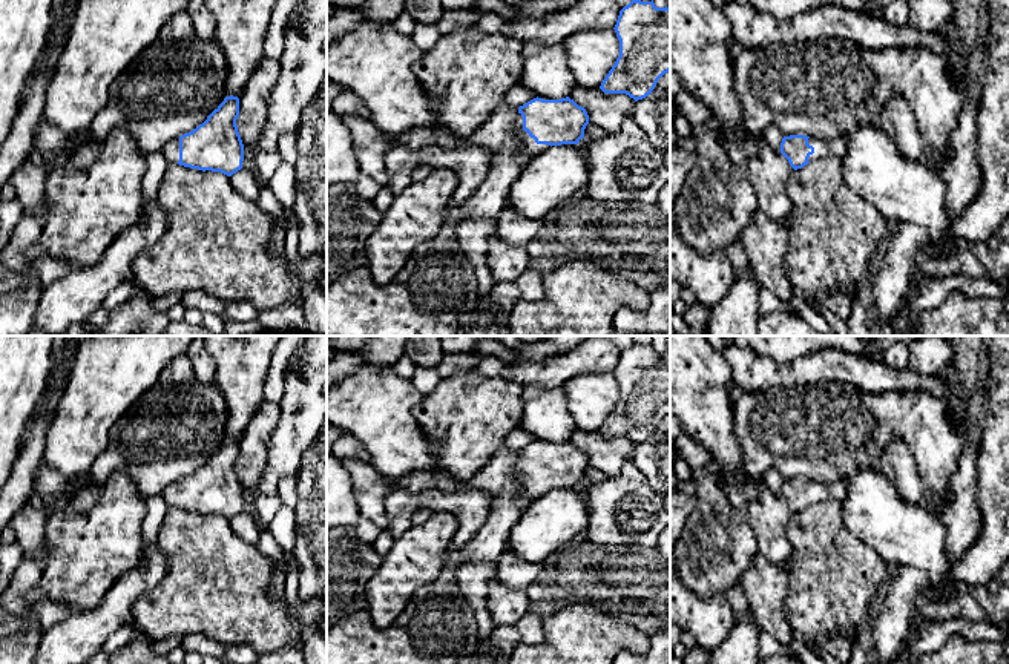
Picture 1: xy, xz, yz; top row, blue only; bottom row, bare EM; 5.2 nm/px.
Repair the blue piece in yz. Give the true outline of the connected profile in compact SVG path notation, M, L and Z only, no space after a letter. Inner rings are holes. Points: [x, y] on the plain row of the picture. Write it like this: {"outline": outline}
{"outline": "M790 478L782 482L781 497L788 503L790 509L797 514L816 503L828 500L843 501L846 497L846 483L845 480L828 483Z"}

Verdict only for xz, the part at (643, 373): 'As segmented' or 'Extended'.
As segmented

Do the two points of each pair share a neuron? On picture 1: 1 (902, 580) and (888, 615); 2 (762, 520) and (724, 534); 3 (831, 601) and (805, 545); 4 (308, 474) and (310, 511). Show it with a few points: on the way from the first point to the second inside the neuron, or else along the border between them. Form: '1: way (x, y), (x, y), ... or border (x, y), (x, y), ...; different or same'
1: way (902, 589), (897, 606); same
2: border (746, 519), (755, 535), (758, 551); different
3: way (830, 588), (830, 569), (819, 558); same
4: way (310, 483), (310, 502); same

